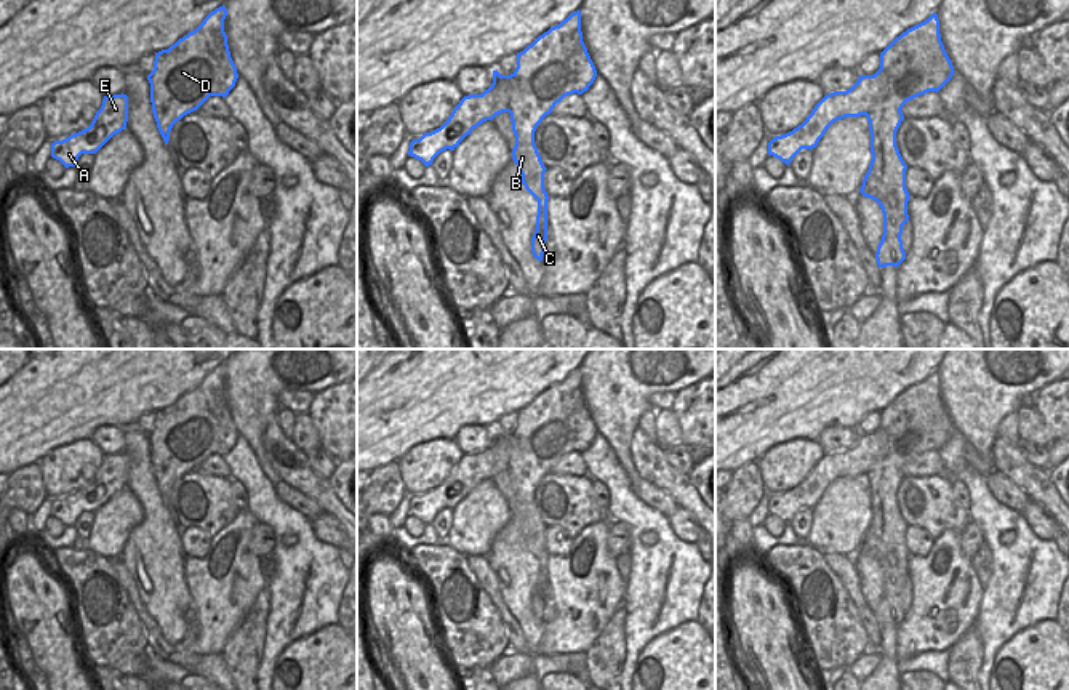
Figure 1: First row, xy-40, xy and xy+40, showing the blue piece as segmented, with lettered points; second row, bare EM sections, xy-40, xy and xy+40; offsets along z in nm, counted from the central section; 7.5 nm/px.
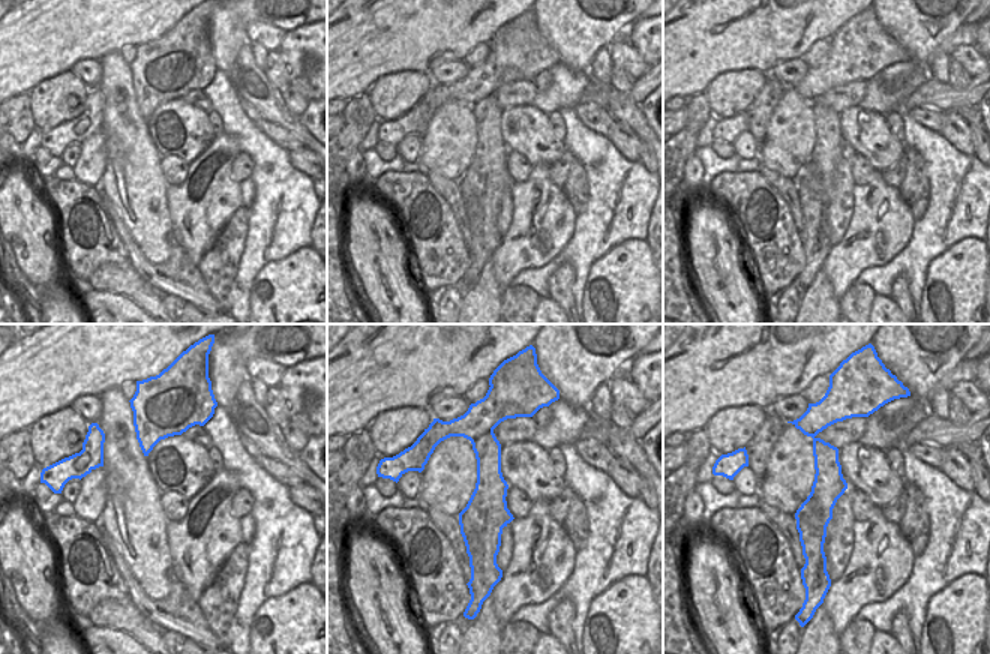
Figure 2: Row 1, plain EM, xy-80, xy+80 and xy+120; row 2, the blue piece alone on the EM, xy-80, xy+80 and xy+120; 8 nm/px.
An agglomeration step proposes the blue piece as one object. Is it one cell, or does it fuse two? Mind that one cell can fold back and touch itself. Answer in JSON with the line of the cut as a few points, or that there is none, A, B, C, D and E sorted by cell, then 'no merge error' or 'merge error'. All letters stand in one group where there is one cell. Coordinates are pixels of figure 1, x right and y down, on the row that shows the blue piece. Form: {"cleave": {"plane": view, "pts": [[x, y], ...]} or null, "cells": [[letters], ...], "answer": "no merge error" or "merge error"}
{"cleave": {"plane": "xy-40", "pts": [[92, 124], [104, 128], [104, 143]]}, "cells": [["A"], ["B", "C", "D", "E"]], "answer": "merge error"}

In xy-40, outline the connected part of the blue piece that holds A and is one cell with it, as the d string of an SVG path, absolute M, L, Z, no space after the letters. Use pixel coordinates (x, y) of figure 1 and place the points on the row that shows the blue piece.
M104 125L88 128L70 134L62 141L51 144L51 157L59 160L66 168L75 166L82 154L96 154L104 146L106 128Z

